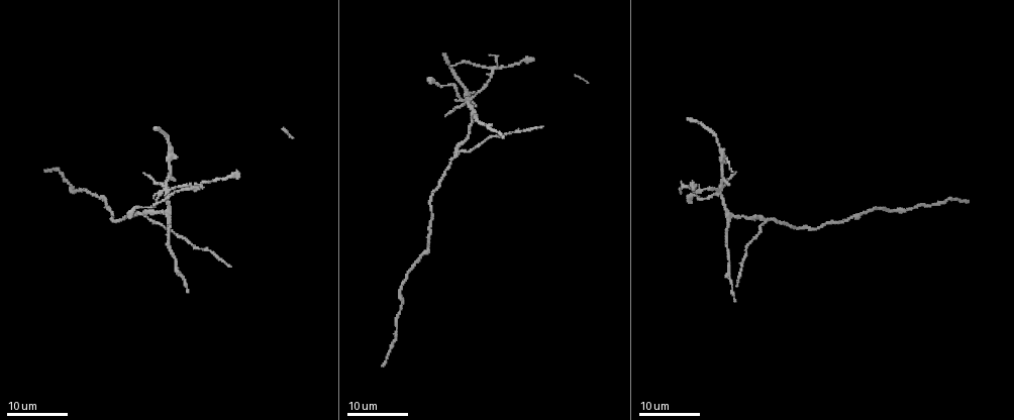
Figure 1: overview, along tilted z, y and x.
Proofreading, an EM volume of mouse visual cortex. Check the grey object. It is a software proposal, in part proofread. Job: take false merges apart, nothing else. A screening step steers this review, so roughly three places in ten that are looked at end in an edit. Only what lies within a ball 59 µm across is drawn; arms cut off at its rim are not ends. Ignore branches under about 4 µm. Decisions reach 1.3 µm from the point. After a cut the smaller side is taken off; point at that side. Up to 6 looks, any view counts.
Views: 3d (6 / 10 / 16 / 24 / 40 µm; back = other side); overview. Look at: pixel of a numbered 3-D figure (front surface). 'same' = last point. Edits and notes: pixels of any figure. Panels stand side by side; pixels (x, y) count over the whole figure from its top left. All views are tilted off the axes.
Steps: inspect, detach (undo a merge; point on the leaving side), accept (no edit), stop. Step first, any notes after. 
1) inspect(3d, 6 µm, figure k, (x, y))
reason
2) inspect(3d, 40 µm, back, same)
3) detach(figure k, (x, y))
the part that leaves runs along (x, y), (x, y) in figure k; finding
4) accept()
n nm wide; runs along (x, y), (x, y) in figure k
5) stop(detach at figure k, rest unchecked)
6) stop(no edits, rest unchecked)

inspect(3d, 16 µm, figure 1, (729, 217))
two arms in line, one across

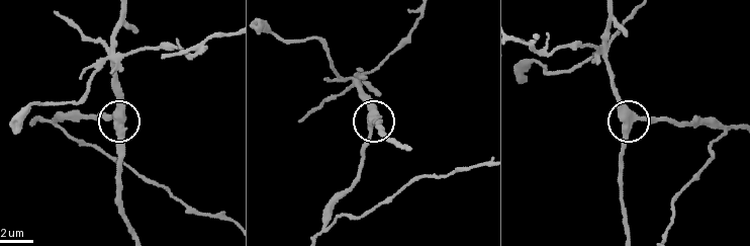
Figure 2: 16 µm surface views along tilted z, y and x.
inspect(3d, 6 µm, figure 2, (122, 122))
closer look

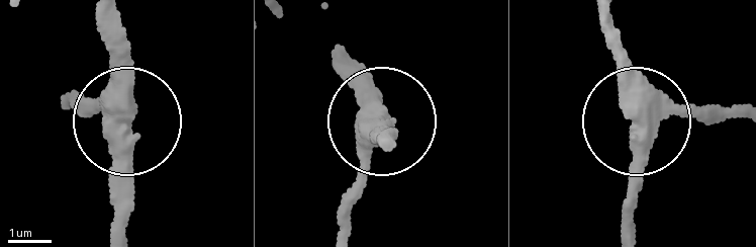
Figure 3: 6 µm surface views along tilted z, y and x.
accept()
440 nm wide; runs along (336, 226), (359, 138), (380, 121), (391, 144) in figure 3; all the same neuron

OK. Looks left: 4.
inspect(3d, 16 µm, figure 1, (768, 218))
arms run side by side

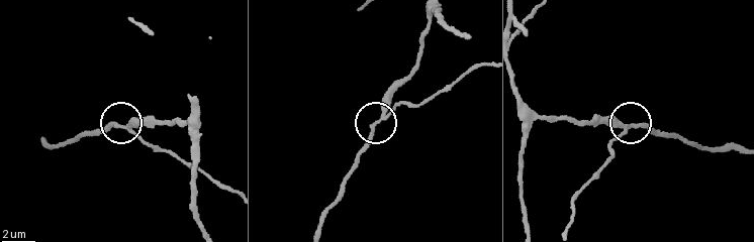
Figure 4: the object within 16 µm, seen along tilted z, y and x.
inspect(3d, 10 µm, figure 4, (632, 127))

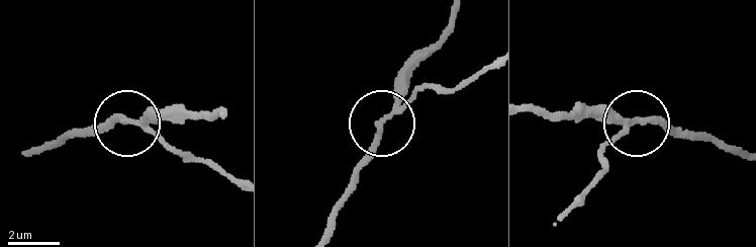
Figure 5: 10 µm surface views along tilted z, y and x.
detach(figure 5, (163, 137))
3 arms; the part that leaves runs along (131, 124), (237, 178) in figure 5; a second neuron is stuck on

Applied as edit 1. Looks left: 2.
inspect(3d, 16 µm, figure 1, (168, 187))
arms run side by side

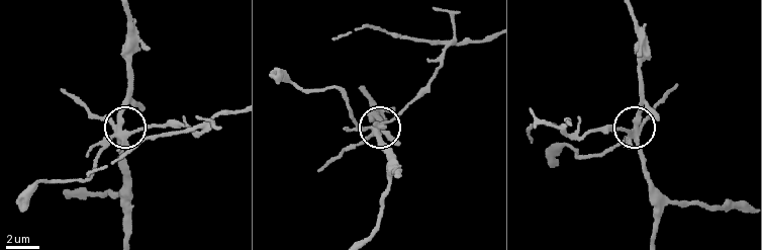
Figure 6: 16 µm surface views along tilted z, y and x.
inspect(3d, 10 µm, figure 6, (128, 133))
closer look

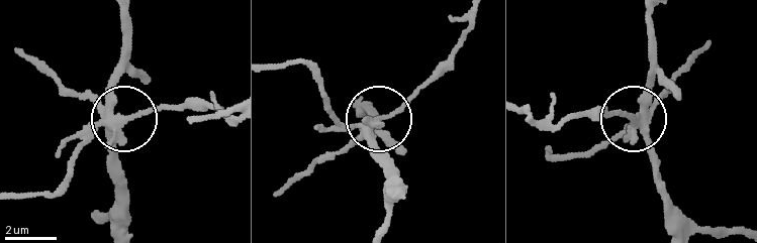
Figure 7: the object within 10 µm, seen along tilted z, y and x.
detach(figure 7, (82, 144))
side arm 16 µm; 5 arms; a second neuron is stuck on

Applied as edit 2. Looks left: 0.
stop(detach at figure 5, detach at figure 7, rest unchecked)

